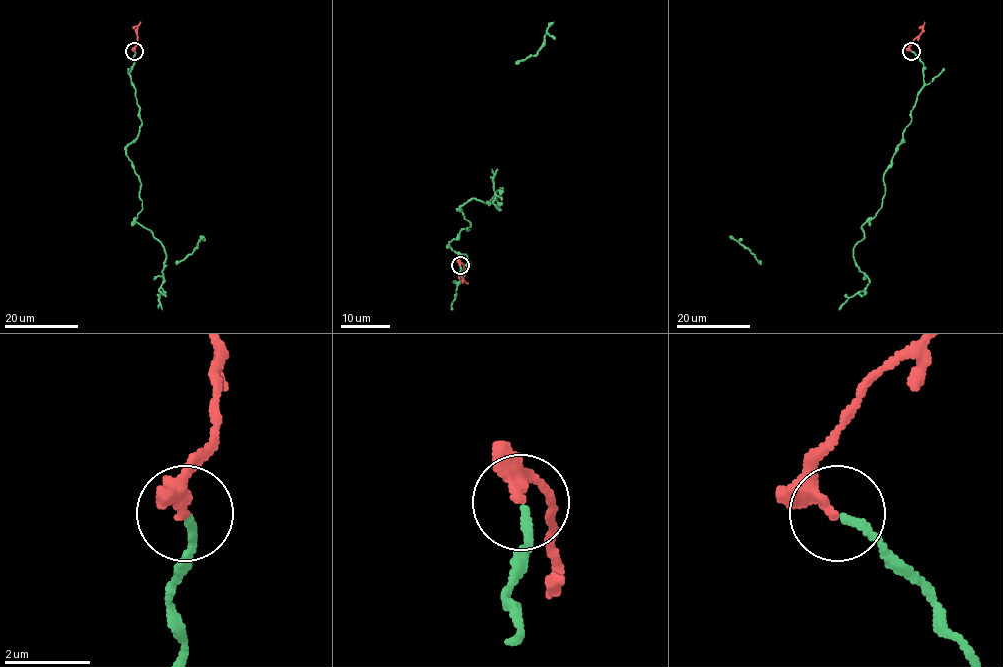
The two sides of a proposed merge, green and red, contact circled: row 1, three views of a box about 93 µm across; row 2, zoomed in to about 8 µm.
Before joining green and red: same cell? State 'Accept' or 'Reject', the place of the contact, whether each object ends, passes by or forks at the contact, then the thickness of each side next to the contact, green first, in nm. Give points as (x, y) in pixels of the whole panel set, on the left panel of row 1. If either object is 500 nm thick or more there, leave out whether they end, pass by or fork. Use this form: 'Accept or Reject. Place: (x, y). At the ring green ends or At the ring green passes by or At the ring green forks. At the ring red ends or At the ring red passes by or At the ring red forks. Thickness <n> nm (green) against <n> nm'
Accept. Place: (134, 51). At the ring green ends. At the ring red passes by. Thickness 180 nm (green) against 240 nm

